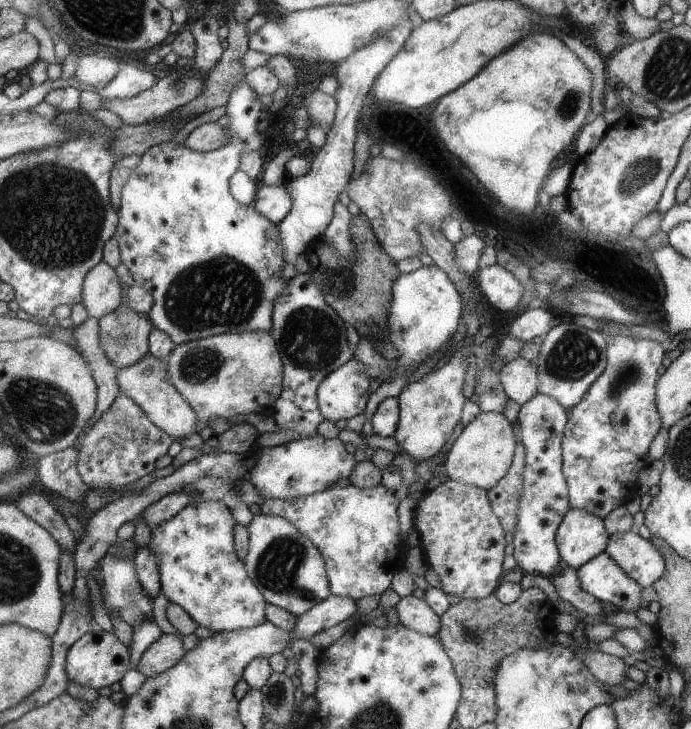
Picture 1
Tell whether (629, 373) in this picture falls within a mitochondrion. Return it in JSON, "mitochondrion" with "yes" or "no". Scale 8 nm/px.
{"mitochondrion":"yes"}

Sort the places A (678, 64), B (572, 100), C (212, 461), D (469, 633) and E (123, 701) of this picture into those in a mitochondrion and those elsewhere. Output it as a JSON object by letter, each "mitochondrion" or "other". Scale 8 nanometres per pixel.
{"A":"mitochondrion","B":"mitochondrion","C":"other","D":"mitochondrion","E":"other"}

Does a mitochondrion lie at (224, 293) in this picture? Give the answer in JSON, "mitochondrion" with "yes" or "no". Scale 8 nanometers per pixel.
{"mitochondrion":"yes"}

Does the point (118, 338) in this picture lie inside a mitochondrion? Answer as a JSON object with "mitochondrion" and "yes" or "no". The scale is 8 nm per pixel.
{"mitochondrion":"yes"}

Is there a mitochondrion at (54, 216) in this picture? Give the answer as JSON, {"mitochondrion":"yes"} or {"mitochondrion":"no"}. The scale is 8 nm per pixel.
{"mitochondrion":"yes"}

